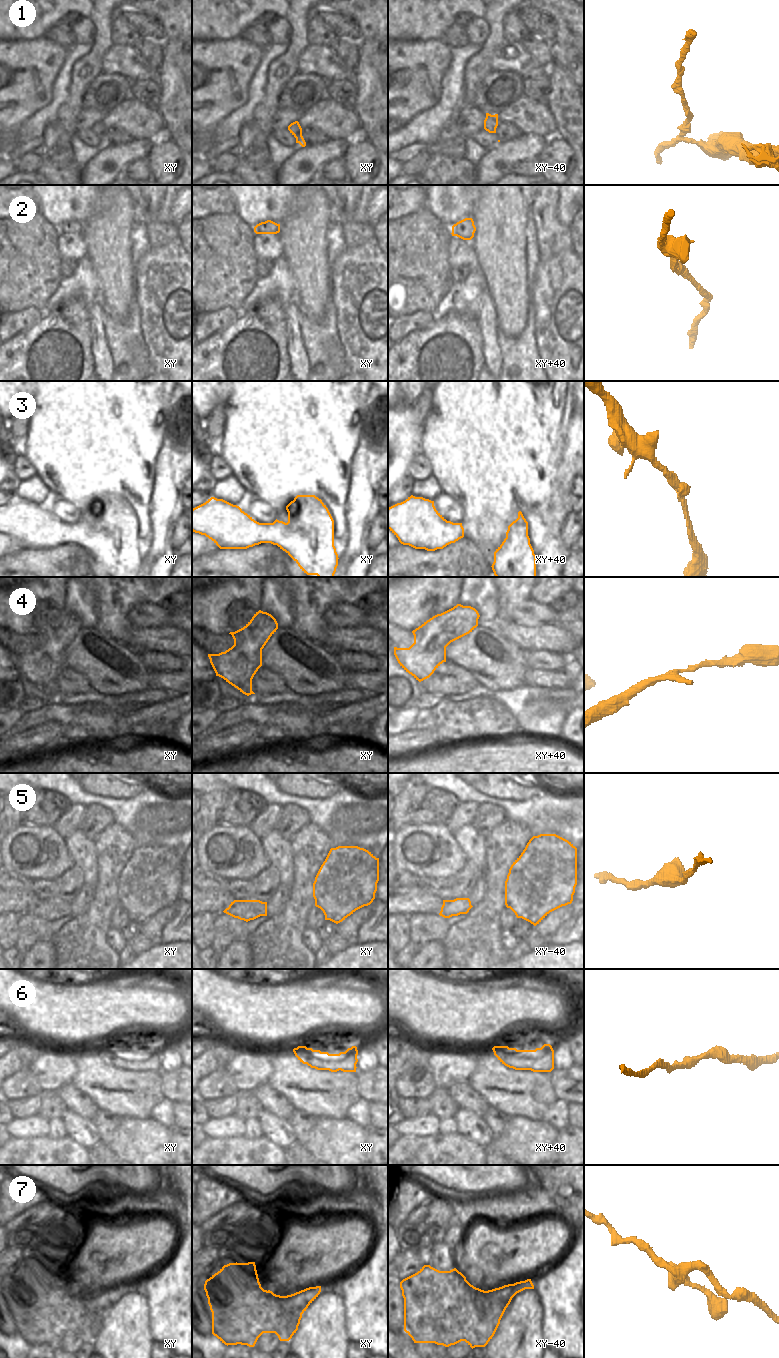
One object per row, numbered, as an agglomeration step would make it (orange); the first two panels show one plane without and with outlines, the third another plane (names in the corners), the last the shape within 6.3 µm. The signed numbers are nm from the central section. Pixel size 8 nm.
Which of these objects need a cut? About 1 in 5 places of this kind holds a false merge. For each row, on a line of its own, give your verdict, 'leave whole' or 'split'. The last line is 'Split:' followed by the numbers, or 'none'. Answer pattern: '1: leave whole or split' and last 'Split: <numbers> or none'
1: leave whole
2: leave whole
3: leave whole
4: leave whole
5: leave whole
6: leave whole
7: split
Split: 7

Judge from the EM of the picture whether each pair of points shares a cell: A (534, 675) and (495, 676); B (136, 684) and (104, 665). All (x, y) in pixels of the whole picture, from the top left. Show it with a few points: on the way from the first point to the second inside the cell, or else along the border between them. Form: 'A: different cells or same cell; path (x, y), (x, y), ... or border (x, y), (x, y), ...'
A: different cells; border (528, 668), (524, 675), (523, 683)
B: same cell; path (128, 677), (124, 677), (112, 669)

